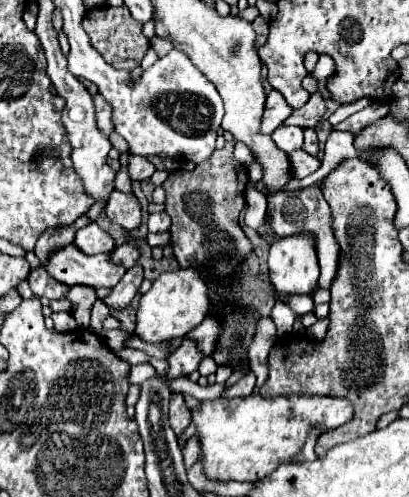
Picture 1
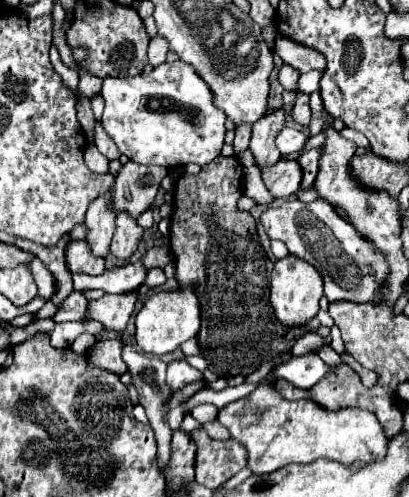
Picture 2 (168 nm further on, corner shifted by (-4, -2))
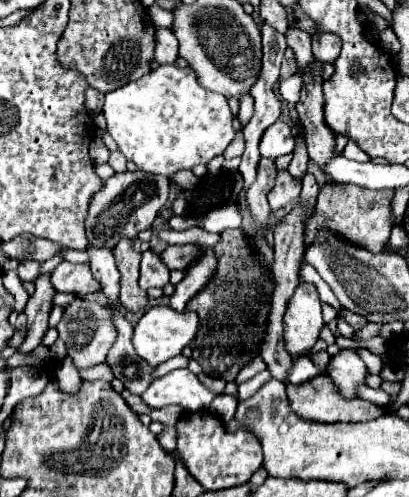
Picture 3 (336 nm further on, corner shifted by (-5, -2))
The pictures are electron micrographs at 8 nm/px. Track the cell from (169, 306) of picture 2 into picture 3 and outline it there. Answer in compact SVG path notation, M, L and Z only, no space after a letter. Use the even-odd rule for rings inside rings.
M162 304L160 306L152 306L152 308L148 308L142 314L138 324L134 326L132 344L134 344L134 348L136 348L140 358L144 358L152 366L158 366L162 362L166 362L168 358L178 356L182 352L182 348L188 346L196 338L198 324L200 322L198 322L198 314L196 312L190 312L190 310L178 312L178 310L172 310L170 306L162 306Z

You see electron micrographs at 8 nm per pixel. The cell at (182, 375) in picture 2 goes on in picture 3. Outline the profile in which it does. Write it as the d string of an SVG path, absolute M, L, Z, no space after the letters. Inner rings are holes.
M174 370L162 378L156 378L150 388L144 392L142 400L152 408L164 408L170 404L178 404L186 410L202 410L208 408L216 394L206 390L198 378L188 370Z

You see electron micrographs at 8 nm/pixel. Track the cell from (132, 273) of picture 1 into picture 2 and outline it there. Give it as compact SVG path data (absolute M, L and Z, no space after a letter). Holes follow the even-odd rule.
M103 294L99 300L91 300L83 322L97 320L105 330L123 332L135 306L135 294Z

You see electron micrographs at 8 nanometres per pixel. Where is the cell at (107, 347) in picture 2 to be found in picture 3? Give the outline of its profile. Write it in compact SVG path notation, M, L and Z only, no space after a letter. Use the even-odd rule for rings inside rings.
M102 362L98 366L80 370L80 378L84 378L84 380L108 380L108 382L112 382L114 380L114 374L108 370L108 364Z

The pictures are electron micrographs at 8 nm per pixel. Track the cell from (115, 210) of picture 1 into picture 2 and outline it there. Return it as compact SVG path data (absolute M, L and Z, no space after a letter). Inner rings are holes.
M119 214L115 236L111 242L111 254L117 256L119 260L129 260L137 250L143 232L145 230L133 218L127 218L127 214Z

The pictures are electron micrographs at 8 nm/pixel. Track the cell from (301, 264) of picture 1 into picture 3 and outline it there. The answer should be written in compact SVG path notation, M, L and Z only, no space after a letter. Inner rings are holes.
M300 282L284 312L284 342L292 358L308 354L324 326L320 296L314 284Z

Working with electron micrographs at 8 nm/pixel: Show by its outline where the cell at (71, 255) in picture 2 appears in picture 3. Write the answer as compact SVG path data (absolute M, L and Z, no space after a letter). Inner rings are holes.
M62 260L56 266L50 280L58 292L76 292L80 298L84 298L88 292L94 292L100 288L100 282L96 282L96 278L92 278L88 264L74 264L68 260Z

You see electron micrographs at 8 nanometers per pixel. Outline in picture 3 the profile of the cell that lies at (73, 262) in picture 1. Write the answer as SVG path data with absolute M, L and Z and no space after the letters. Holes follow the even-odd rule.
M146 250L142 254L142 264L140 264L140 288L142 290L148 290L152 286L166 286L168 284L168 278L170 278L170 270L162 264L160 256L154 254L152 250Z

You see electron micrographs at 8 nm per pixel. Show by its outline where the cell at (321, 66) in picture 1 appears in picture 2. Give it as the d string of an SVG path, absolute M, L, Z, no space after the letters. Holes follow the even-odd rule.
M311 70L311 72L305 72L299 76L297 80L297 90L295 92L301 92L301 94L311 94L319 88L319 80L321 80L321 74L319 70Z

